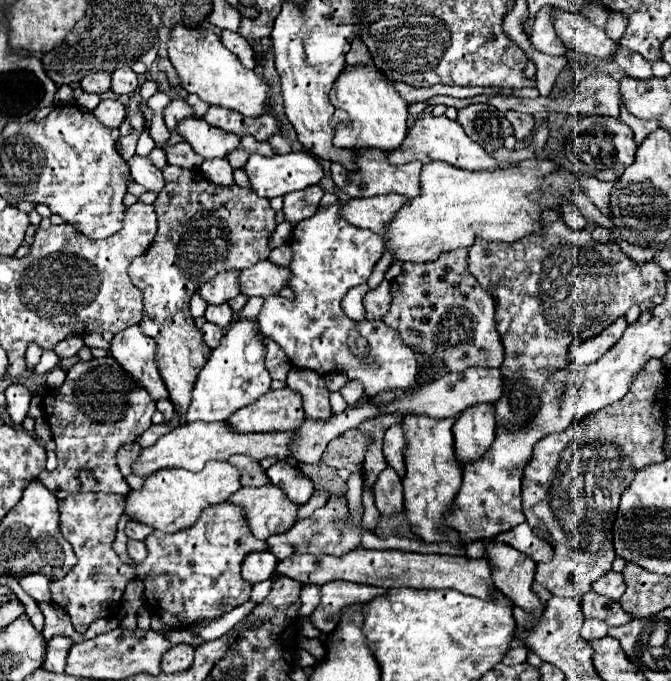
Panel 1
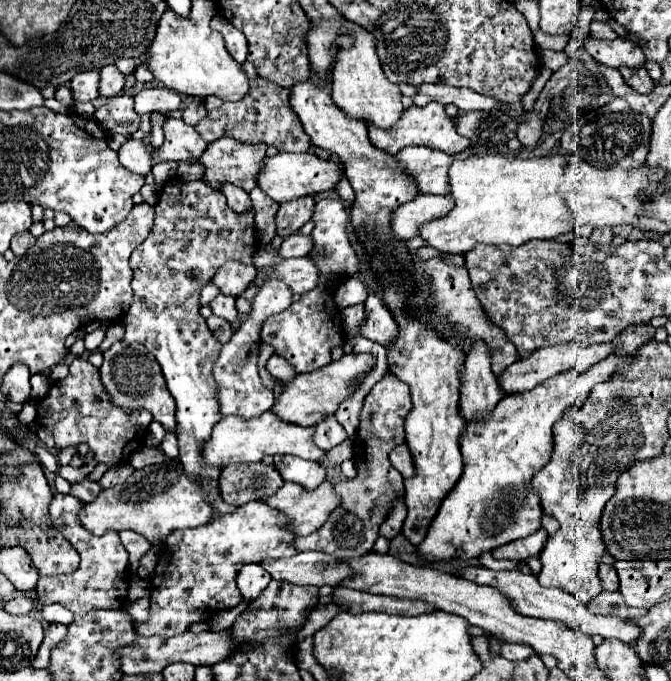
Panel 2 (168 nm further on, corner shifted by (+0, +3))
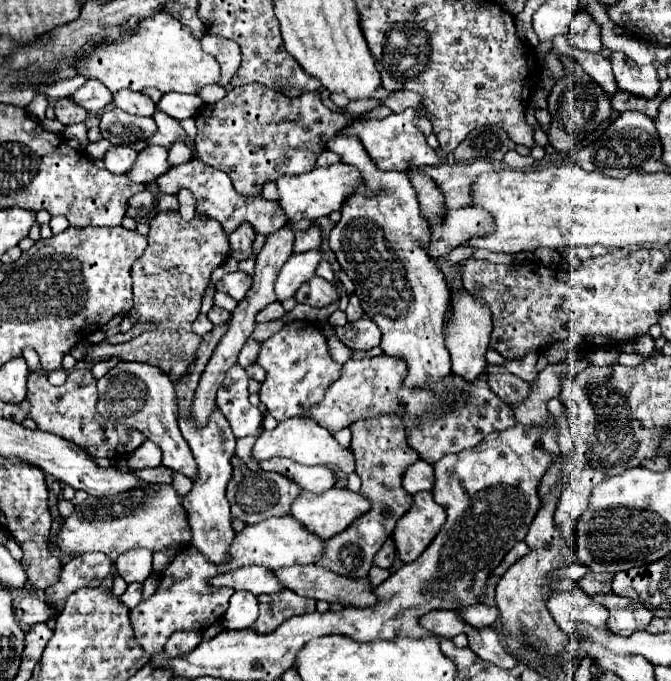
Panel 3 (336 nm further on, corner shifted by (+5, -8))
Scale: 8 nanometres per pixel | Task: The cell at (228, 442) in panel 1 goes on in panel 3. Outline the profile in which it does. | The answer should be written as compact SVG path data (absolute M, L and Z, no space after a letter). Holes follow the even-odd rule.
M300 416L296 418L288 418L288 420L282 420L278 422L278 426L274 430L264 430L254 448L252 448L252 458L256 462L264 462L264 460L270 460L270 458L276 458L276 456L282 456L282 458L290 458L298 464L304 464L304 466L318 466L318 464L336 464L340 466L346 474L352 474L354 472L354 456L352 456L352 450L344 450L332 434L328 434L326 428L320 428L318 424L312 424L312 420L304 420Z

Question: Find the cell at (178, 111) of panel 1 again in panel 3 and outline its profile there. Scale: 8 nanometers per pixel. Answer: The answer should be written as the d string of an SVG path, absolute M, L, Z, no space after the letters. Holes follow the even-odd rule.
M120 90L114 94L114 106L130 112L130 114L138 114L138 116L152 116L156 112L156 104L140 94L140 92L132 92L132 90Z

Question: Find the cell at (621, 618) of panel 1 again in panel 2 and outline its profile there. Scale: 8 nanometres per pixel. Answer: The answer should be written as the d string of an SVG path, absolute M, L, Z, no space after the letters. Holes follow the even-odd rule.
M603 591L599 597L595 597L589 603L589 609L593 613L599 615L619 615L619 617L627 617L627 619L635 619L647 613L647 609L635 609L635 607L627 607L621 593L619 591Z

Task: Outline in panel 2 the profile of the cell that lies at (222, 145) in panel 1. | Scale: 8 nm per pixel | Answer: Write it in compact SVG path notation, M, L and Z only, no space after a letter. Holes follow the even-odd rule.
M165 119L163 125L165 141L159 149L153 151L153 165L161 161L189 161L199 159L207 143L201 141L195 127L183 123L181 119Z

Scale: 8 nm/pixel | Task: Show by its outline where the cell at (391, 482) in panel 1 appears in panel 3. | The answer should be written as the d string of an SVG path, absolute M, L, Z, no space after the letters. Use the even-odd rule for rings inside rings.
M388 538L388 540L384 542L384 546L376 552L376 556L374 556L374 564L382 566L382 568L390 568L390 566L392 566L392 560L394 560L394 554L396 554L394 540Z

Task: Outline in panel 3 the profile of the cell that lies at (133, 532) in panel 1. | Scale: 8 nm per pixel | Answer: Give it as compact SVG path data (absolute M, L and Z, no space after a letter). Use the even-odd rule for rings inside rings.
M144 548L124 552L116 560L116 570L128 584L144 582L152 572L152 552L144 552Z

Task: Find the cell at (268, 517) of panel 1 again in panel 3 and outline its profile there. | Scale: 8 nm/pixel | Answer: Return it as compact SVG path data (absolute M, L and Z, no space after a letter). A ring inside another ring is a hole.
M330 488L324 494L302 492L300 496L296 496L296 500L290 506L290 516L296 518L298 522L302 522L308 532L326 540L328 536L342 532L352 520L356 520L356 516L364 514L366 510L368 510L368 502L360 494L354 494L346 488Z

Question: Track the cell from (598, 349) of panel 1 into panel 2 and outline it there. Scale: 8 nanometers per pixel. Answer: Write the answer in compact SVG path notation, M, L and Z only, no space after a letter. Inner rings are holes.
M563 343L563 345L555 345L555 347L547 347L547 349L537 349L531 357L521 359L517 363L513 363L509 369L505 369L505 373L499 377L501 387L509 393L521 393L521 391L529 391L535 385L543 383L545 379L563 373L567 369L573 369L573 373L583 373L587 371L591 365L603 361L609 353L613 351L611 343L601 343L601 345L591 345L591 347L581 347L577 343Z

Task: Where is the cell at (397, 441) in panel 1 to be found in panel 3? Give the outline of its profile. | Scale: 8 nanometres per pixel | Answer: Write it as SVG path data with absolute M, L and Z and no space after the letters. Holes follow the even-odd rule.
M418 460L414 464L410 464L402 476L402 486L408 494L416 494L422 490L432 490L434 486L434 468L424 462Z

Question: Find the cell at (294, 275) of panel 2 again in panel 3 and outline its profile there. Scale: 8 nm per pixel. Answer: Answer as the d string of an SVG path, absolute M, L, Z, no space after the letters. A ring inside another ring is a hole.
M312 276L308 282L304 282L300 288L298 288L298 292L296 292L296 300L298 302L302 302L302 304L308 304L308 306L328 306L330 302L334 302L334 300L338 300L338 292L336 292L336 288L328 282L328 280L324 280L324 278L320 278L320 276Z

